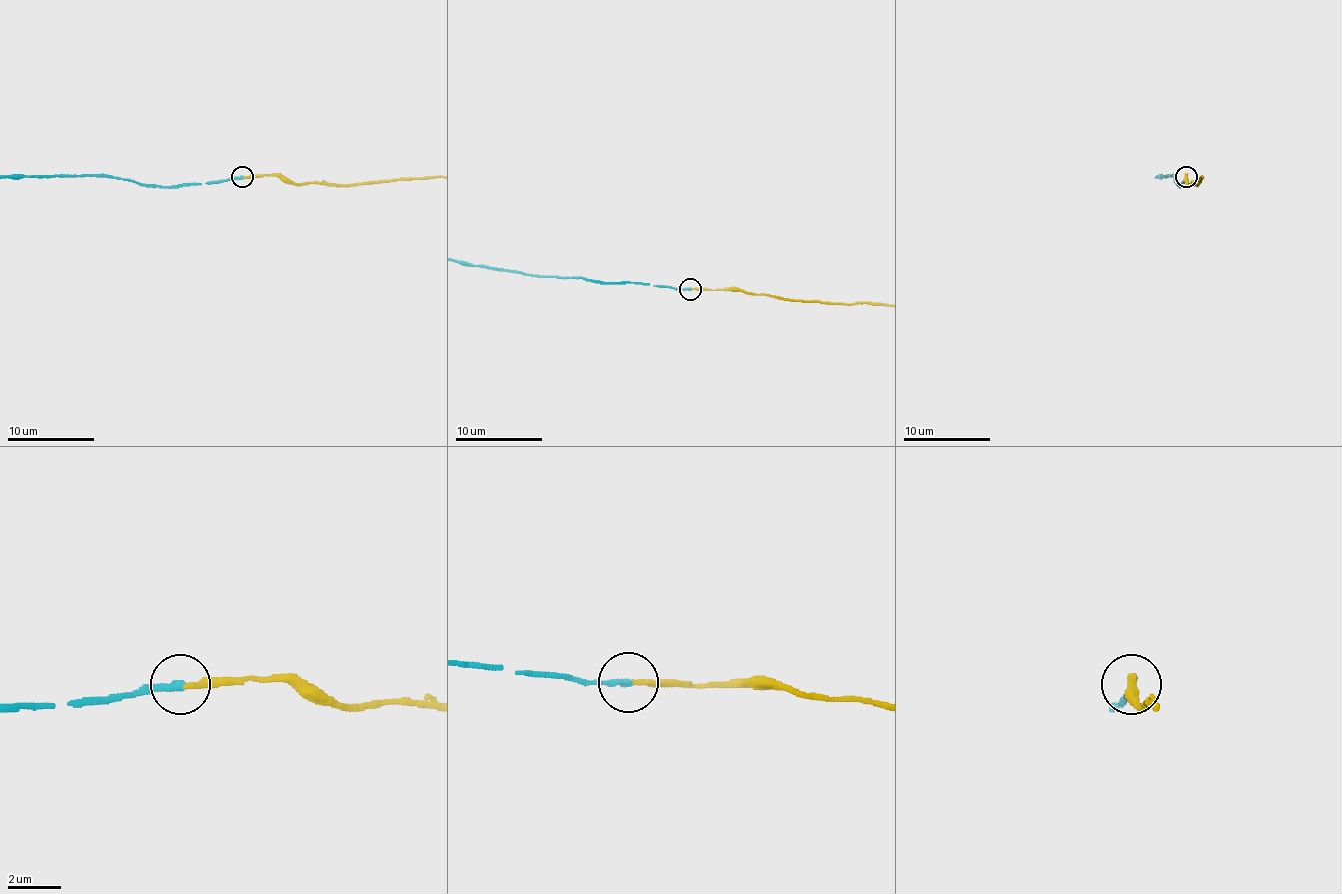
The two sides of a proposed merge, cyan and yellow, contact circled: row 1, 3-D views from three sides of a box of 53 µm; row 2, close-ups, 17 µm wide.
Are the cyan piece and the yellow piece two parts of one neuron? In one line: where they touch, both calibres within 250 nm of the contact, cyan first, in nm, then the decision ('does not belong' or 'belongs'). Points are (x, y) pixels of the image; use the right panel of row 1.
at (1186, 176); 240 nm thick on the cyan side, 200 nm on the other; belongs

